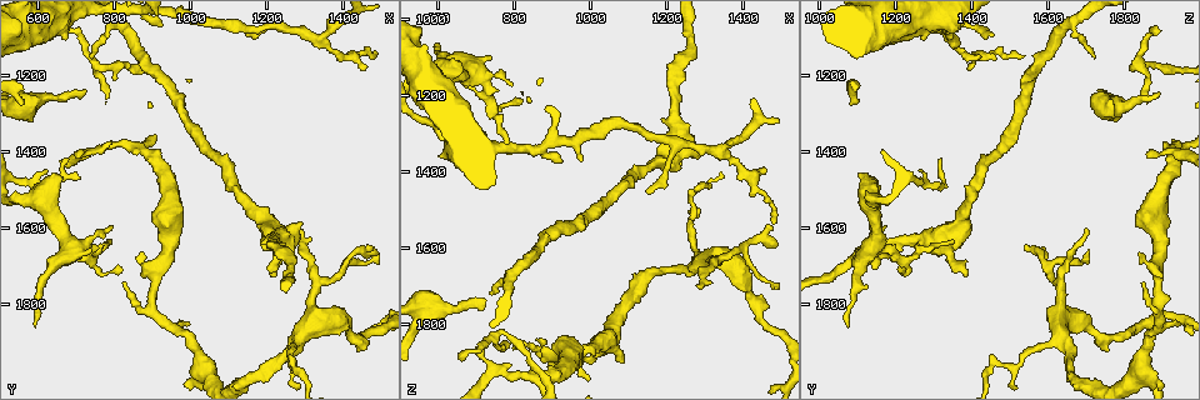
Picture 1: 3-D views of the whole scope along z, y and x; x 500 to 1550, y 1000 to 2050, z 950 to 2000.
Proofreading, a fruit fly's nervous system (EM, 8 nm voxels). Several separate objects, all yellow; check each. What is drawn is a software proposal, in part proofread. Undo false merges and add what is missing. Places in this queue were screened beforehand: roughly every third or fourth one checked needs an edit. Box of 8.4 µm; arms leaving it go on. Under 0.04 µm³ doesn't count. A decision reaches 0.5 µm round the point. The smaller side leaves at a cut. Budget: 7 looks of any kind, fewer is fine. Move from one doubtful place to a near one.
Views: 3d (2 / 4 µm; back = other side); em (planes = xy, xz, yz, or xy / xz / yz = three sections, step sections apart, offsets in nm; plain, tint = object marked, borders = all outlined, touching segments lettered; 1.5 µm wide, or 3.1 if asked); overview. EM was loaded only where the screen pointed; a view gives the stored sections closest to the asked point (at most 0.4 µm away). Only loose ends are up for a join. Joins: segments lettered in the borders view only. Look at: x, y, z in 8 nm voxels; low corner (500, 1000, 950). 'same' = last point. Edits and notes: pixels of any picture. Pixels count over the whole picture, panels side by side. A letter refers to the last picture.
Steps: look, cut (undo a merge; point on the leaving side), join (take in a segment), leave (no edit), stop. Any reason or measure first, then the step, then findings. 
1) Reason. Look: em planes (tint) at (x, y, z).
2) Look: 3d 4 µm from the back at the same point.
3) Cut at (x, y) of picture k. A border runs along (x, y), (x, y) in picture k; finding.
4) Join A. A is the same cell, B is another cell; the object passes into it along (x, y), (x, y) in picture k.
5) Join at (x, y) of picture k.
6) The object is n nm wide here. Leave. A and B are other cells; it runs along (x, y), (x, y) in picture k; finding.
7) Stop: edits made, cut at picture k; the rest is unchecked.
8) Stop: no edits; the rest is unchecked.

Free end. Look: 3d 2 µm at (1220, 1730, 1385).

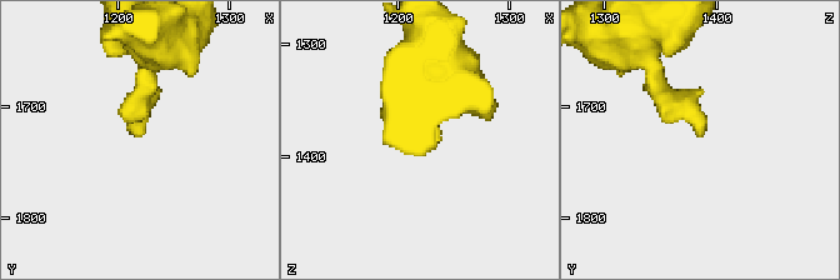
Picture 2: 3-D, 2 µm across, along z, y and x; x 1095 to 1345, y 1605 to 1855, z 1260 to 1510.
Look: em yz step 4 (borders) at (1218, 1728, 1386).

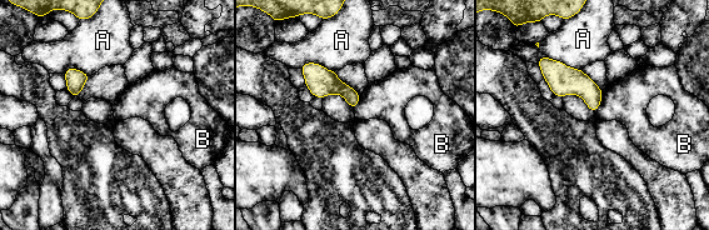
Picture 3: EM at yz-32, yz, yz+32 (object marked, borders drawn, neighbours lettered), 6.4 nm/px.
The longest contact is with A, 300 nm. Leave. A and B are other cells; a border runs along (603, 90), (600, 105), (594, 113) in picture 3; none of them fits.

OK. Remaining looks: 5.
An open end. Look: 3d 4 µm at (820, 1740, 1845).

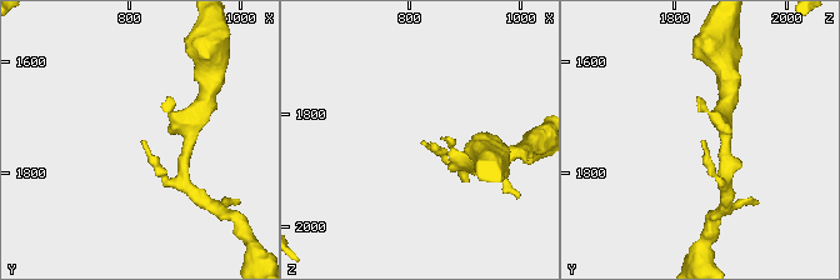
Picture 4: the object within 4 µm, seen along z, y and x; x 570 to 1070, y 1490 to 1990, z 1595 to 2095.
Look: em planes (borders) at (825, 1740, 1850).

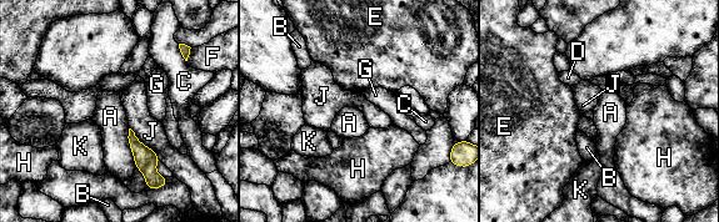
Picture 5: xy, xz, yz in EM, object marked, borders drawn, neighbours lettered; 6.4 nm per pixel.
Leave. A, B, C, D, E, F, G, H, J and K are other cells; a border runs along (130, 127), (159, 159) in picture 5; no lettered segment goes on from it.

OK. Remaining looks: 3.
Look: em planes (plain) at (725, 1245, 1735).

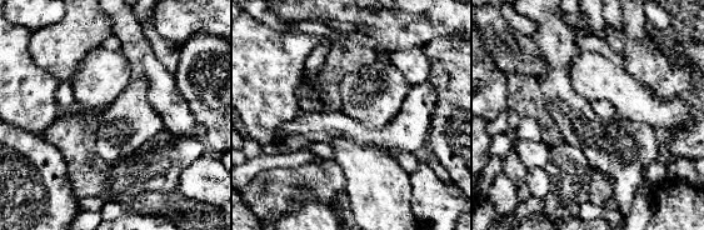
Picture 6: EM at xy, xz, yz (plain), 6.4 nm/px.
What lies round it. Look: em planes (borders) at the same point.

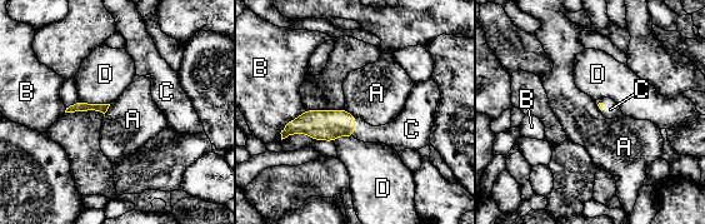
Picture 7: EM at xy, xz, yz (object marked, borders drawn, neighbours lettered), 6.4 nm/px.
Join C. C is the same cell, A, B and D are other cells; the object passes into it along (326, 125), (354, 128), (391, 134) in picture 7; it goes on there.

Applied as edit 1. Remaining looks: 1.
Stop: edits made, join at picture 7; the rest is unchecked.

